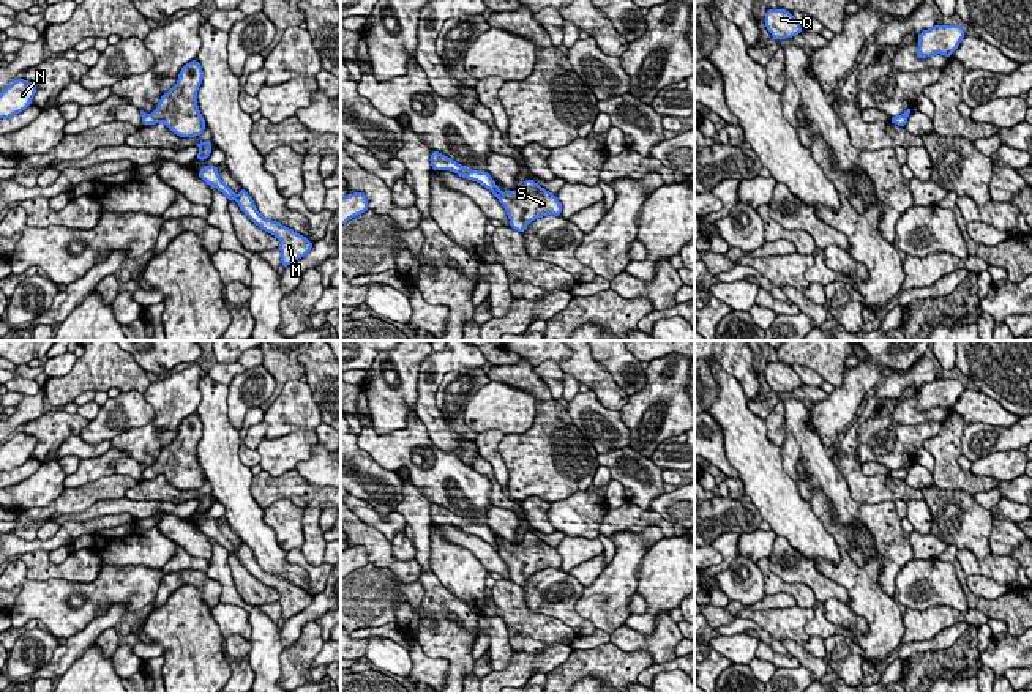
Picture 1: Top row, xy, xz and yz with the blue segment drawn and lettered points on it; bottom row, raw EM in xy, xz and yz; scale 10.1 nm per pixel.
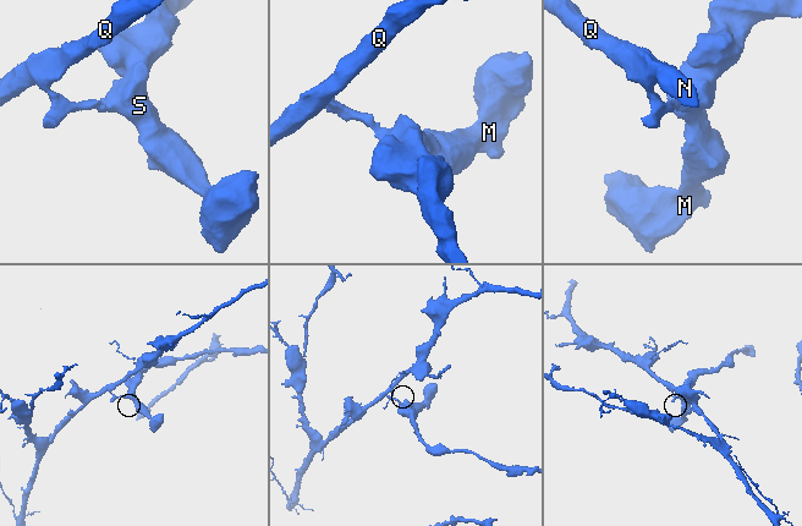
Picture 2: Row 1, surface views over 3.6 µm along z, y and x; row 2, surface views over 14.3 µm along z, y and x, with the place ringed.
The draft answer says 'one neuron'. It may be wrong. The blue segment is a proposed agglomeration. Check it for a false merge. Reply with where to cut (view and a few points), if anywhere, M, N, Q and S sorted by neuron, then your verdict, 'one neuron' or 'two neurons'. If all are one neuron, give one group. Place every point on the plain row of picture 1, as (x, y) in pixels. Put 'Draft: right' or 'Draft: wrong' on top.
Draft: wrong
xz (494, 538), (497, 551) | M S / N Q | two neurons

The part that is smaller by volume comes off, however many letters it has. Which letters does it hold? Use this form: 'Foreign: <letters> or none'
Foreign: M, S

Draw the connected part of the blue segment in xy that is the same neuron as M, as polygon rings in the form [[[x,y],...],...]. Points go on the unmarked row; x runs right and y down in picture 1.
[[[205,519],[197,527],[207,538],[215,539],[219,546],[222,546],[227,554],[237,554],[240,563],[262,584],[275,588],[279,593],[281,604],[281,617],[282,620],[289,620],[292,615],[305,610],[312,603],[312,595],[292,582],[282,579],[281,576],[264,571],[256,558],[252,550],[240,541],[240,547],[235,549],[234,544],[224,538],[218,527],[218,519]]]

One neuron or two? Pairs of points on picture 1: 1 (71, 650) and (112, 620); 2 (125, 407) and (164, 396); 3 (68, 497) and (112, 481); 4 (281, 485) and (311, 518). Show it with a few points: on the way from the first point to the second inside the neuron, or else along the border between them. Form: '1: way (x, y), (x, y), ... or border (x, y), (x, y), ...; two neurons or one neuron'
1: way (81, 641), (103, 622); one neuron
2: border (144, 395), (153, 409), (153, 418), (123, 431); two neurons
3: way (79, 497), (101, 489); one neuron
4: border (305, 508), (322, 510); two neurons

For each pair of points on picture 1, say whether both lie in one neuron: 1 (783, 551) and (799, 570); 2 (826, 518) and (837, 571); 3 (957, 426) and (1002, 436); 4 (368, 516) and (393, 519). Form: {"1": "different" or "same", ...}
{"1": "same", "2": "same", "3": "different", "4": "same"}

